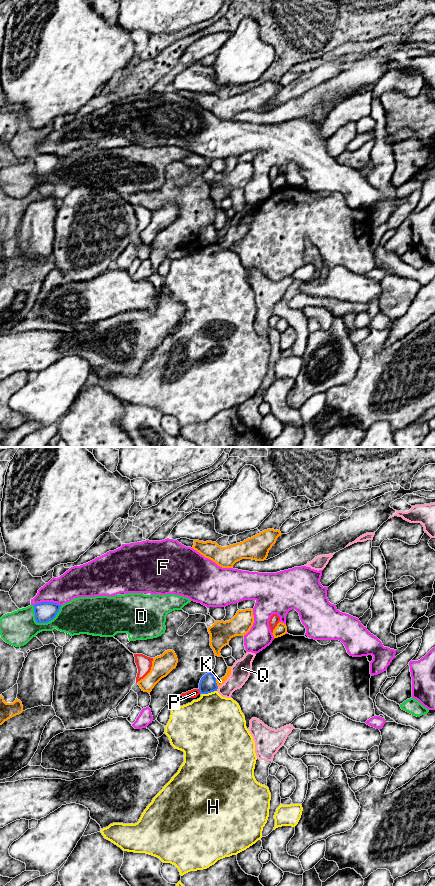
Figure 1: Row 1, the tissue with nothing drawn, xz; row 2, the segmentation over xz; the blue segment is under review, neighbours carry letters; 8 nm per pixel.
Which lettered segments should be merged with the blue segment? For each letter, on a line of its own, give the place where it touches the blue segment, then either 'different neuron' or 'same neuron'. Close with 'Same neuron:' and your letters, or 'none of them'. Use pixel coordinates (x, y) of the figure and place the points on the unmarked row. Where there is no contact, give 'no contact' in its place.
D: contact xz (50, 172); different neuron
F: contact xz (46, 154); different neuron
H: contact xz (208, 244); different neuron
K: contact xz (216, 235); different neuron
P: contact xz (199, 242); different neuron
Q: contact xz (217, 240); different neuron
Same neuron: none of them

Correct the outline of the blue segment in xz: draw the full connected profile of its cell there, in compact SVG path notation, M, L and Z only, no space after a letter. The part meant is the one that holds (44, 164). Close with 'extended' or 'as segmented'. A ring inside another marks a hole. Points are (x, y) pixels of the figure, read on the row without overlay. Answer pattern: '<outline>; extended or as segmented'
M41 154L33 158L37 175L47 175L53 172L61 159L61 157L53 154Z; as segmented

